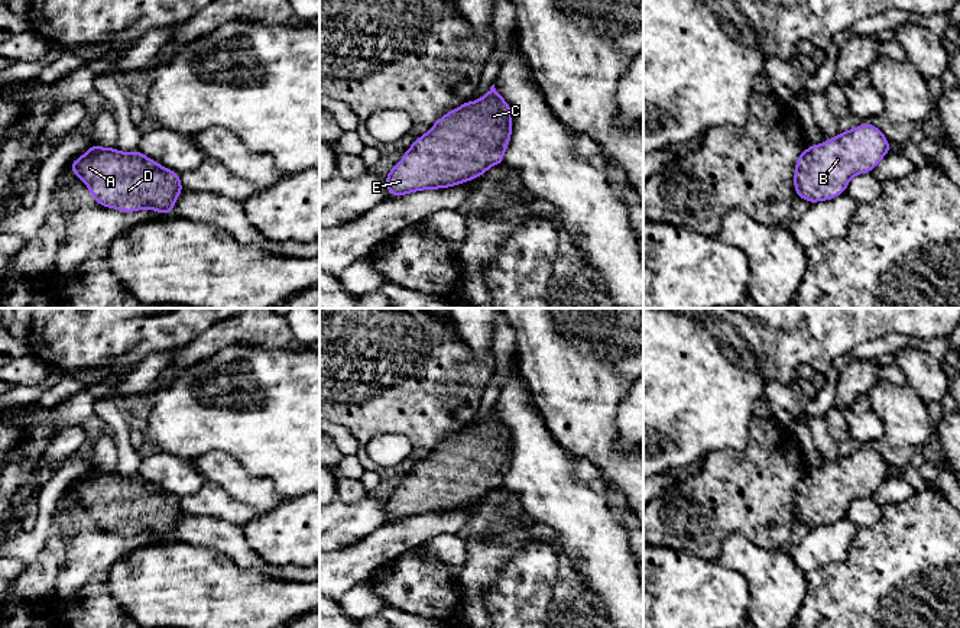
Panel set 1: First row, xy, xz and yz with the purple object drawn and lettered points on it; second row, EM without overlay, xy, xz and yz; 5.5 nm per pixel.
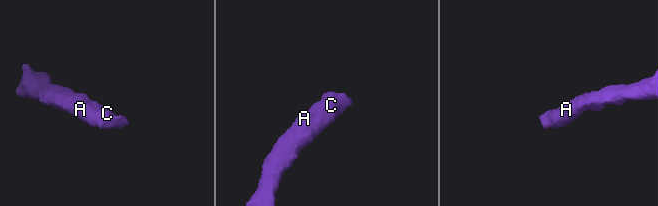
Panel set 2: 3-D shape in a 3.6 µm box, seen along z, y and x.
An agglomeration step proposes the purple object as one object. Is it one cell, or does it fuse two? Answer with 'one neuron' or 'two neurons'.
one neuron

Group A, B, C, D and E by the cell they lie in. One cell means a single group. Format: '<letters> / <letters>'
A B C D E

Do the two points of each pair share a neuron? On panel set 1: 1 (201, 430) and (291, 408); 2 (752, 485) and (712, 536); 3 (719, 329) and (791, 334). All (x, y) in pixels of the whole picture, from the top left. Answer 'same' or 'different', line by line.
1: same
2: same
3: different

